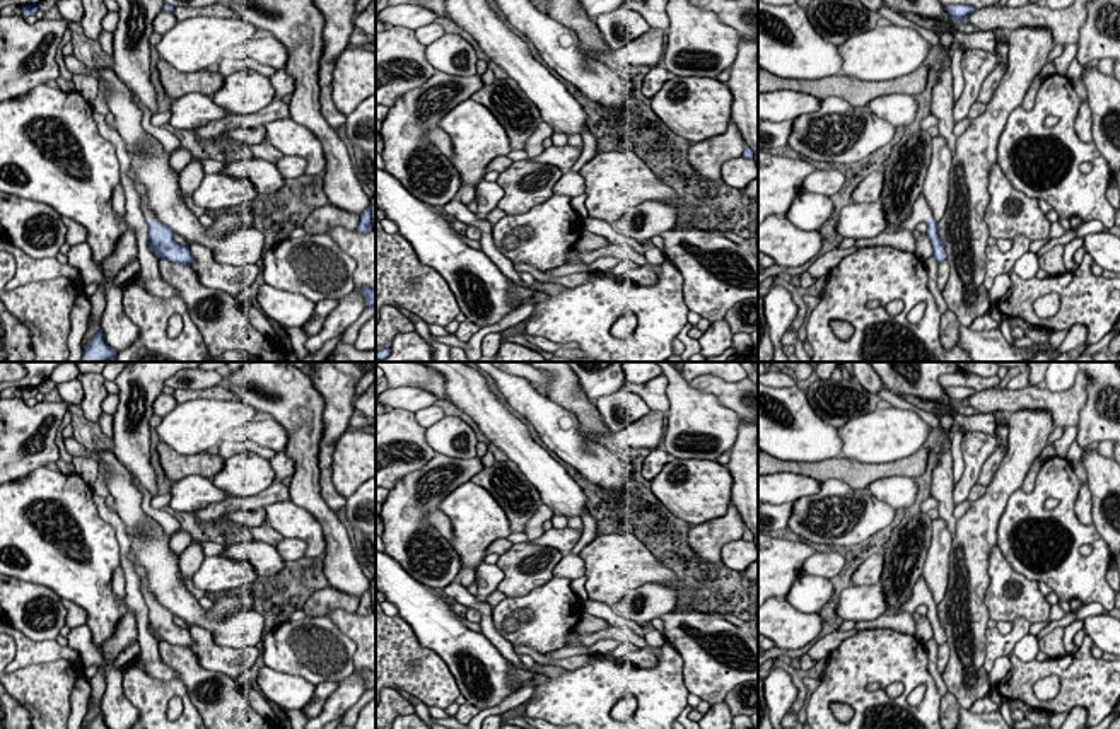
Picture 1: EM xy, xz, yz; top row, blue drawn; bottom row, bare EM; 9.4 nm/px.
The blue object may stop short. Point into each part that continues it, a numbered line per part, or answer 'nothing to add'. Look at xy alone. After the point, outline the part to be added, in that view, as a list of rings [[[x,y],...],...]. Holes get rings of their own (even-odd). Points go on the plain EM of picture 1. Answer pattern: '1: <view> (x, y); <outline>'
1: xy (147, 596); [[[131,548],[128,550],[128,555],[126,555],[126,557],[128,557],[128,560],[131,562],[133,569],[135,569],[138,579],[140,579],[140,592],[143,594],[145,604],[149,606],[149,604],[152,604],[152,603],[157,603],[155,598],[154,598],[154,596],[149,592],[149,589],[147,589],[145,572],[143,572],[143,569],[137,563]]]

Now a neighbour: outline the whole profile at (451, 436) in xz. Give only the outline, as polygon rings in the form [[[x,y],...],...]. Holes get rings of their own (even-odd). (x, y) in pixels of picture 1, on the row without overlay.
[[[446,415],[425,430],[427,444],[439,454],[471,459],[478,458],[475,430],[458,417]]]

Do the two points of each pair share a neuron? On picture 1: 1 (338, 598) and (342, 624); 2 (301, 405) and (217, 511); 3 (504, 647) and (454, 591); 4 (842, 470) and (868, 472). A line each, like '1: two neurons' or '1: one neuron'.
1: two neurons
2: two neurons
3: one neuron
4: one neuron

